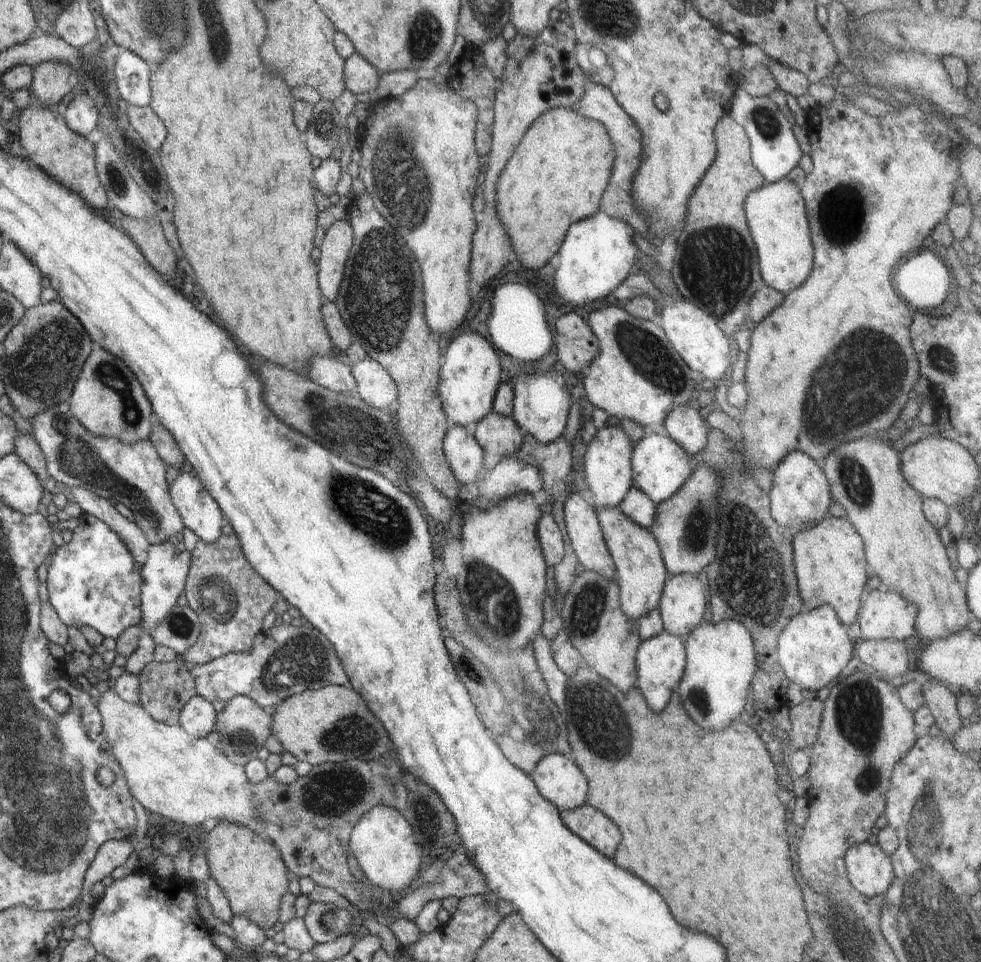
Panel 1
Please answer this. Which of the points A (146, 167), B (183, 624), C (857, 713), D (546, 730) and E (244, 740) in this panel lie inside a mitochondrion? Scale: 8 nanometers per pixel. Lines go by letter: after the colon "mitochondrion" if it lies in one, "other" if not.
A: mitochondrion
B: mitochondrion
C: mitochondrion
D: mitochondrion
E: mitochondrion

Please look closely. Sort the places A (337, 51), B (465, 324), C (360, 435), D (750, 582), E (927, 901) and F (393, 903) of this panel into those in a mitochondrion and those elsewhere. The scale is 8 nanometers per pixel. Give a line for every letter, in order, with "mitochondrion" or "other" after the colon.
A: other
B: other
C: mitochondrion
D: mitochondrion
E: mitochondrion
F: other

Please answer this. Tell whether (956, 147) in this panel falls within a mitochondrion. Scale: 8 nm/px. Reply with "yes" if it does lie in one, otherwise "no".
no

